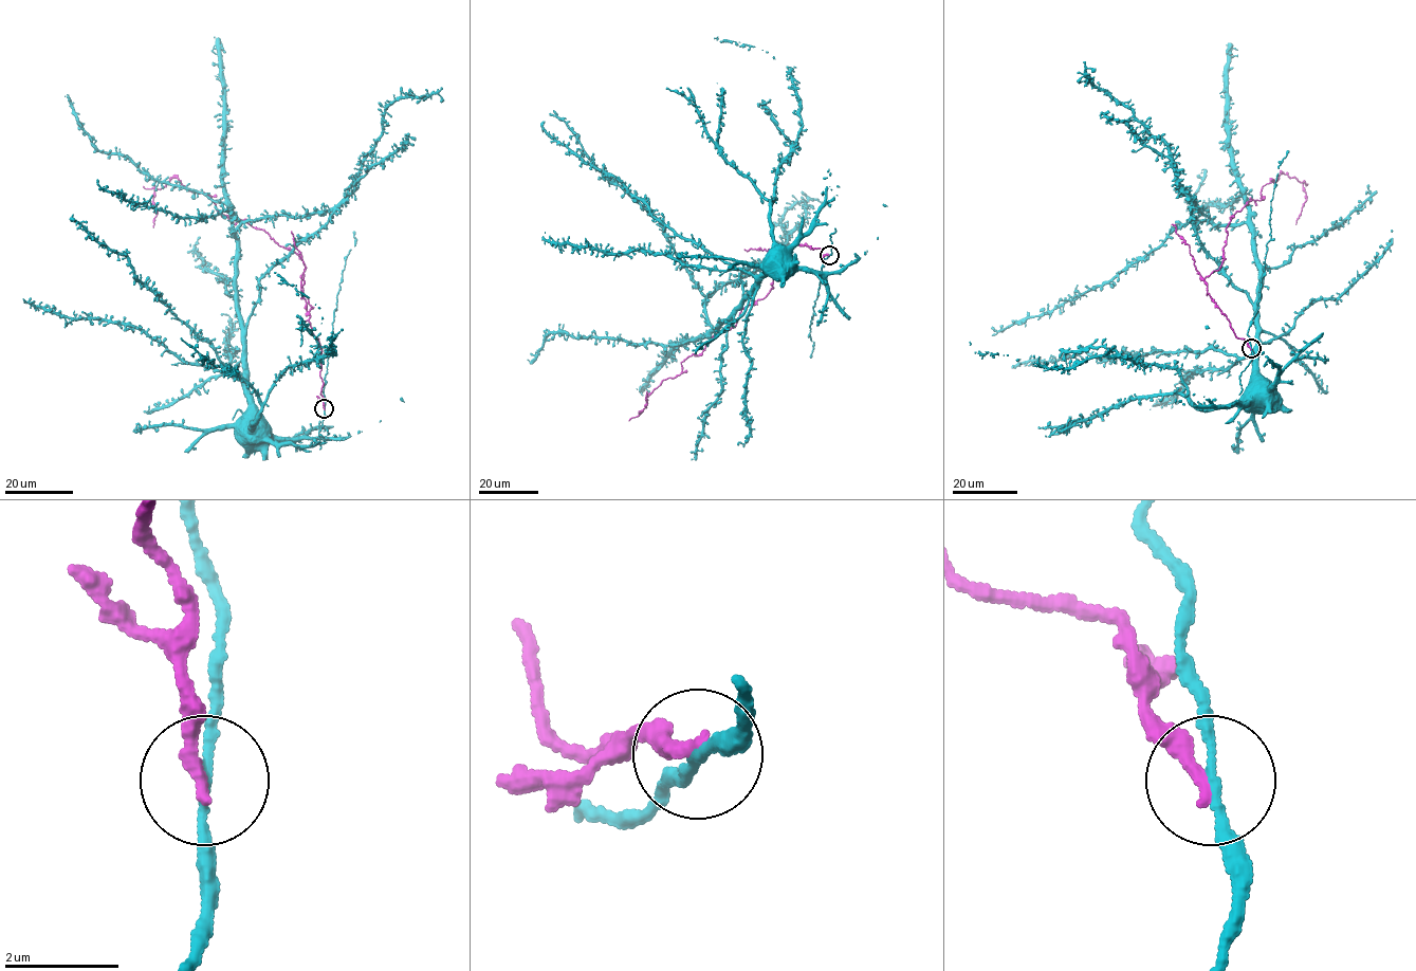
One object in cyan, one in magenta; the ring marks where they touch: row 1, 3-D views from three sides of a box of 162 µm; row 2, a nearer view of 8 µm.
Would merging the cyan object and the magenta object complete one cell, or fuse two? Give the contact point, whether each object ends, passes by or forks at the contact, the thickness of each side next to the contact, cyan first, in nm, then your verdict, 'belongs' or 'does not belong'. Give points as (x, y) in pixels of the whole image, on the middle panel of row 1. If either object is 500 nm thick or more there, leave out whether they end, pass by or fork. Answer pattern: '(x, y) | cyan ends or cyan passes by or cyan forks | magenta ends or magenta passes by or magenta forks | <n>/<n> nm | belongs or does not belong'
(829, 255) | cyan passes by | magenta ends | 150/240 nm | does not belong

